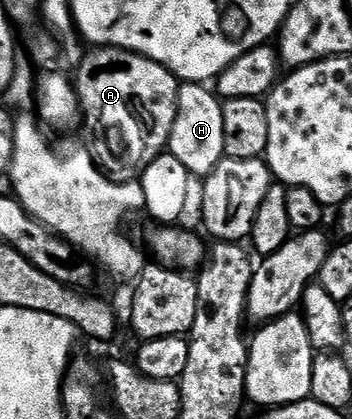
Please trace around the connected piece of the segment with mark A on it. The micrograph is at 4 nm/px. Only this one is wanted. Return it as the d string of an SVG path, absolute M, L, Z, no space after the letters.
M100 46L88 49L88 51L88 54L83 58L83 63L79 66L79 75L74 75L73 81L79 92L79 105L82 117L85 119L85 126L87 122L87 130L91 133L89 149L95 159L95 164L100 170L106 172L113 182L134 182L142 179L145 168L149 168L149 164L153 164L153 160L157 160L168 149L173 132L173 120L177 120L177 96L181 85L180 79L161 64L157 64L140 54L135 54L131 50L122 50L116 46Z

